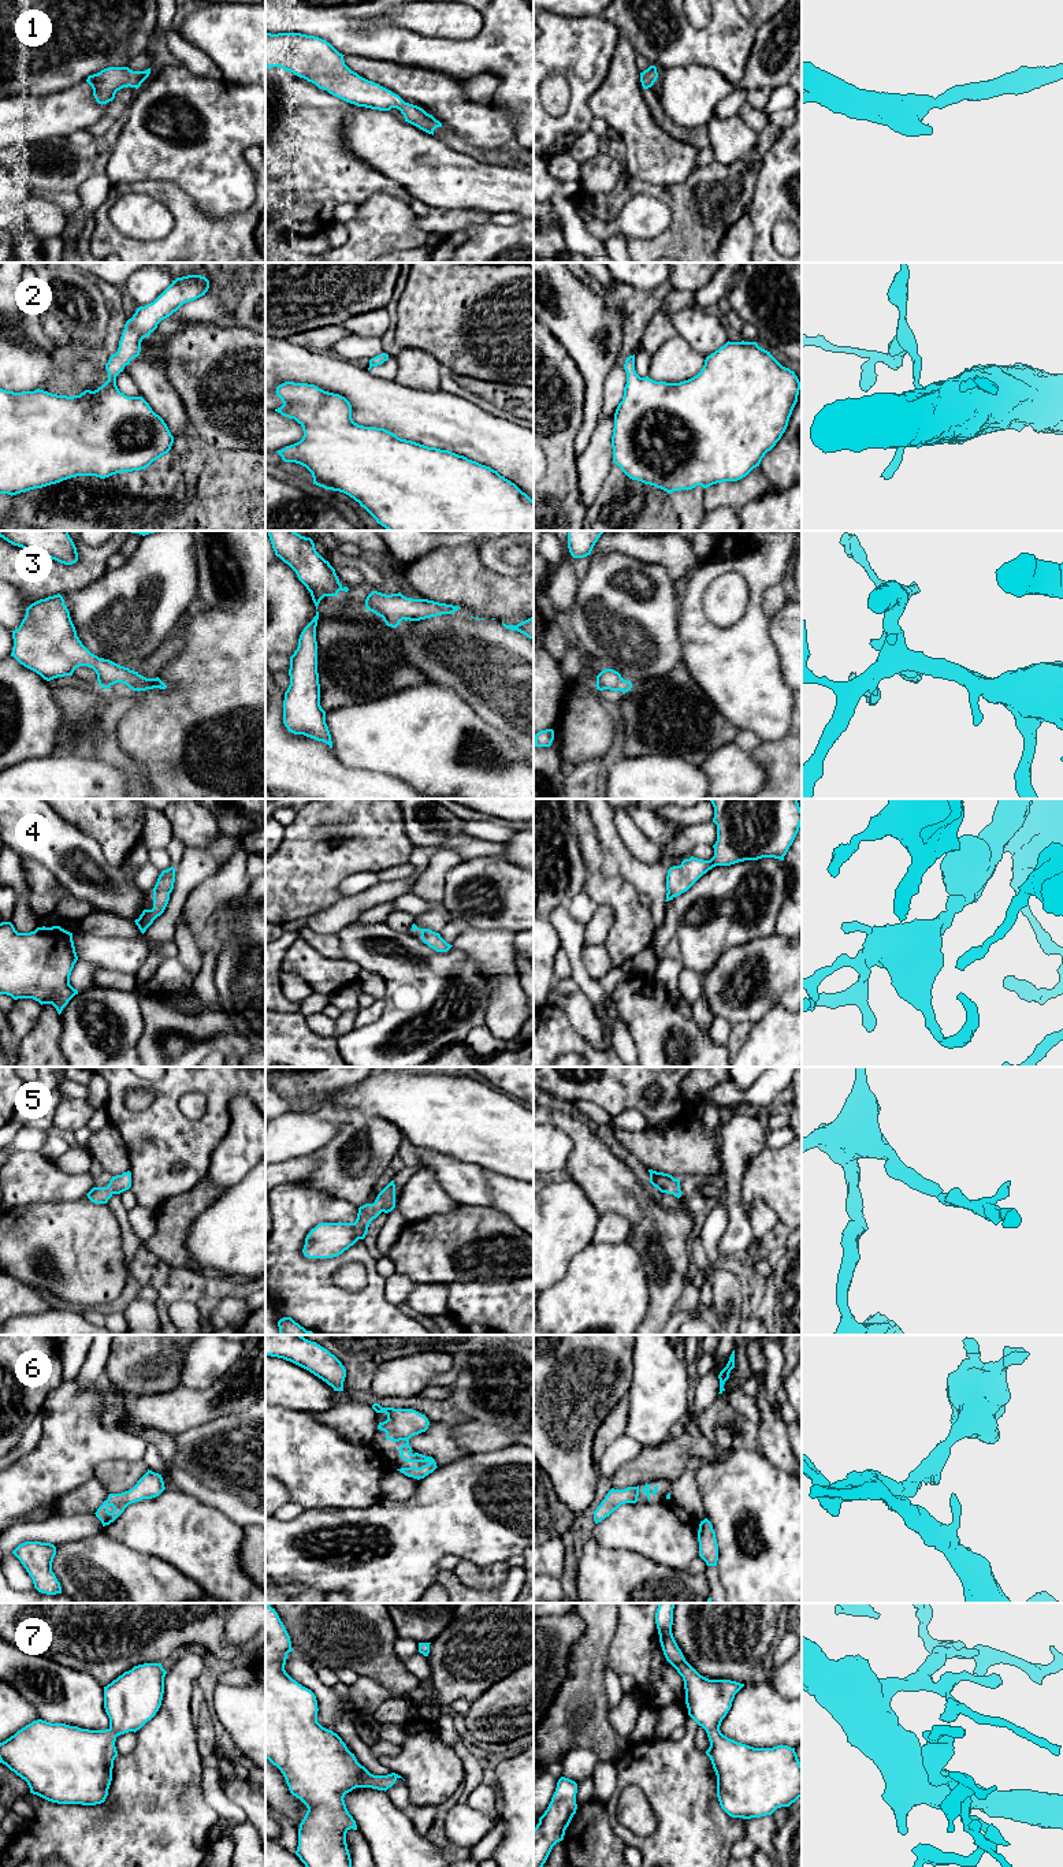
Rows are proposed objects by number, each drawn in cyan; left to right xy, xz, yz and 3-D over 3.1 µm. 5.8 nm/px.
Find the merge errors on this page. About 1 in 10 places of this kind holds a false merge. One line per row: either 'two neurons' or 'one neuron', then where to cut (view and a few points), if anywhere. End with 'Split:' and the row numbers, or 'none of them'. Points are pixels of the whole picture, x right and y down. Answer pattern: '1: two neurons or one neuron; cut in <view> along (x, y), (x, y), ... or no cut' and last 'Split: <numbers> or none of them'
1: one neuron; no cut
2: one neuron; no cut
3: one neuron; no cut
4: one neuron; no cut
5: one neuron; no cut
6: one neuron; no cut
7: one neuron; no cut
Split: none of them

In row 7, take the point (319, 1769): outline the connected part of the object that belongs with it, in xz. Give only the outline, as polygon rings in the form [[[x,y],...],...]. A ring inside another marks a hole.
[[[265,1603],[265,1759],[280,1770],[290,1793],[308,1808],[300,1823],[296,1855],[305,1867],[352,1867],[346,1833],[350,1829],[357,1830],[357,1825],[346,1808],[345,1795],[356,1788],[386,1792],[402,1777],[395,1773],[371,1774],[337,1733],[317,1722],[315,1693],[285,1670],[287,1654],[291,1651],[283,1622],[275,1608]]]

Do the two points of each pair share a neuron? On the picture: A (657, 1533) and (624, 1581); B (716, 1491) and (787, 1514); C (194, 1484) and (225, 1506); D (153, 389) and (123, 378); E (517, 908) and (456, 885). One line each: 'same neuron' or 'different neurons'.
A: different neurons
B: same neuron
C: same neuron
D: different neurons
E: same neuron

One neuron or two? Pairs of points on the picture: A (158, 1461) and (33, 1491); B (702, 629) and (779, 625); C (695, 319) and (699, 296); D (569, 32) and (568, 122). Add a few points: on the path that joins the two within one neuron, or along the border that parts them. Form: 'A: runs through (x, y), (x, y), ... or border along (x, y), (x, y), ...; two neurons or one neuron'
A: border along (148, 1445), (141, 1460); two neurons
B: border along (768, 620), (768, 632), (777, 657); two neurons
C: border along (695, 304), (714, 311); two neurons
D: runs through (579, 54), (579, 100); one neuron

